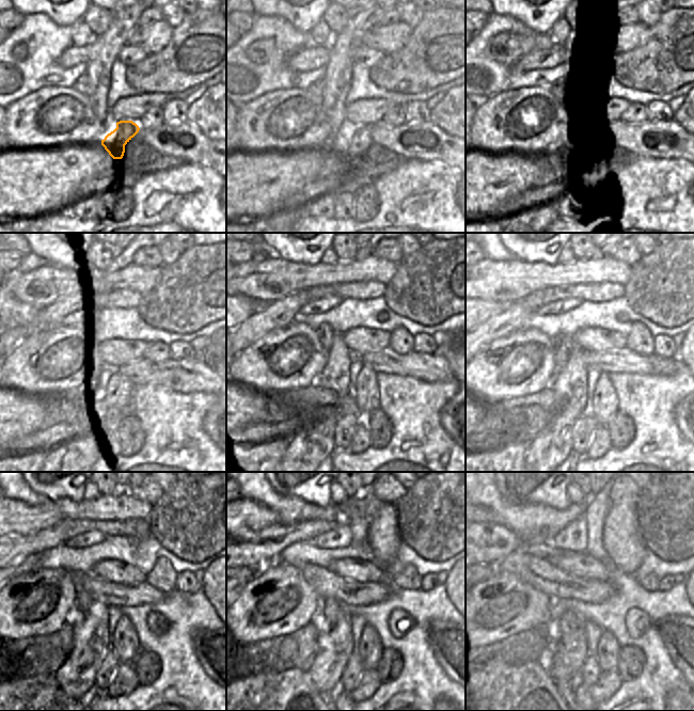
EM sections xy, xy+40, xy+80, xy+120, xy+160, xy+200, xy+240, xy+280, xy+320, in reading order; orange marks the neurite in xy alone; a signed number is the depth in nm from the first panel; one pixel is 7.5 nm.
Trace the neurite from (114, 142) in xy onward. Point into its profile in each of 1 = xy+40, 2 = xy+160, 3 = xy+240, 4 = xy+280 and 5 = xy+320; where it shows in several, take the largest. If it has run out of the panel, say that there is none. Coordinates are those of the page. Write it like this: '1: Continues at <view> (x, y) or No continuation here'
1: Continues at xy+40 (357, 142)
2: Continues at xy+160 (366, 391)
3: Continues at xy+240 (126, 643)
4: Continues at xy+280 (369, 648)
5: Continues at xy+320 (608, 648)

